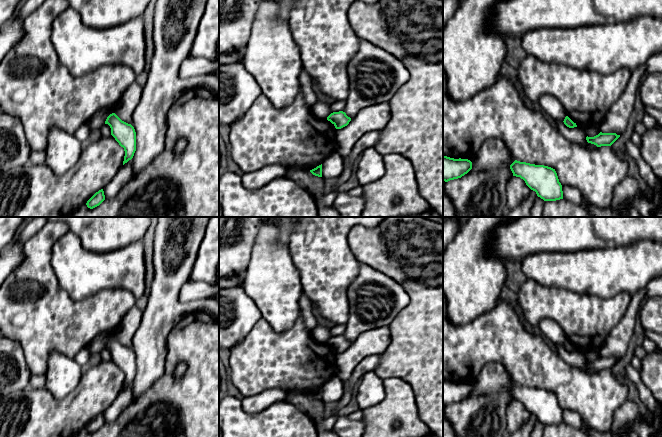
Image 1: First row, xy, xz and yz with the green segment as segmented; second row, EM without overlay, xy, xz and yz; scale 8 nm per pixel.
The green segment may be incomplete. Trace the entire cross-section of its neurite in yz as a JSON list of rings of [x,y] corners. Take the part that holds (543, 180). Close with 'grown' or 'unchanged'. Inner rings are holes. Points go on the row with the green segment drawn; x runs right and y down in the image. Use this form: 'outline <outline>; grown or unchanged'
outline [[[515,160],[510,169],[513,176],[520,177],[526,185],[544,201],[563,199],[562,185],[555,169]]]; unchanged

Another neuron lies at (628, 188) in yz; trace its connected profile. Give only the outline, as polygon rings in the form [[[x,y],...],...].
[[[627,175],[615,188],[613,192],[613,199],[611,205],[607,208],[611,210],[615,215],[623,213],[620,210],[620,206],[628,199],[632,199],[637,195],[641,195],[648,201],[653,200],[655,191],[652,188],[648,188],[644,193],[639,191],[638,179]]]

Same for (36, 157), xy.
[[[45,150],[41,151],[32,151],[30,154],[29,162],[34,165],[45,164],[46,161],[46,152]]]

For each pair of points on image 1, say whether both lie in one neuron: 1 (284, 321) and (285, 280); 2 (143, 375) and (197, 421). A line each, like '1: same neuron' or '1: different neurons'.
1: same neuron
2: different neurons

